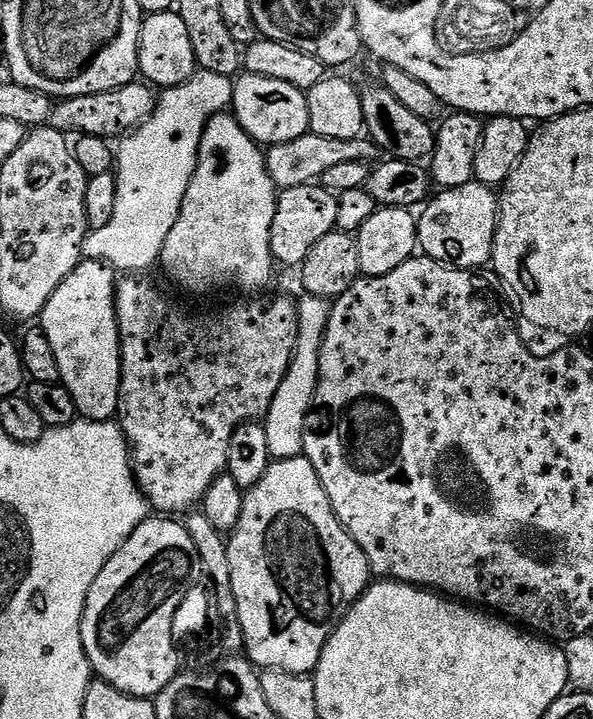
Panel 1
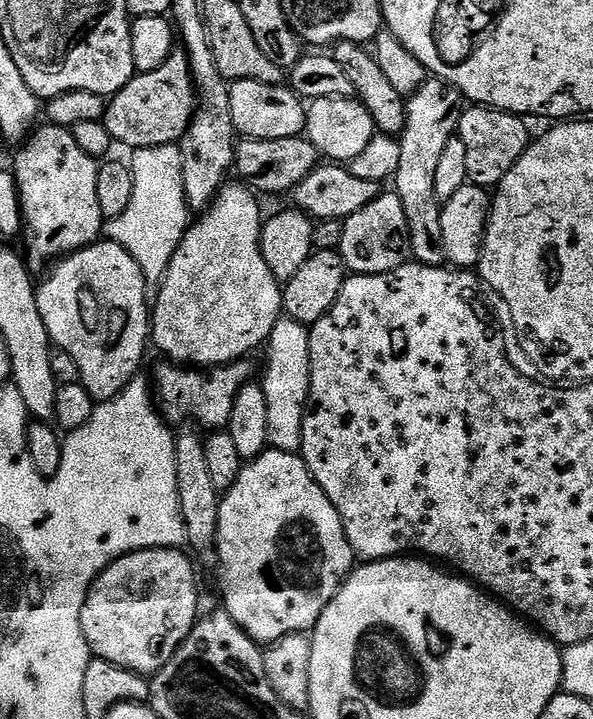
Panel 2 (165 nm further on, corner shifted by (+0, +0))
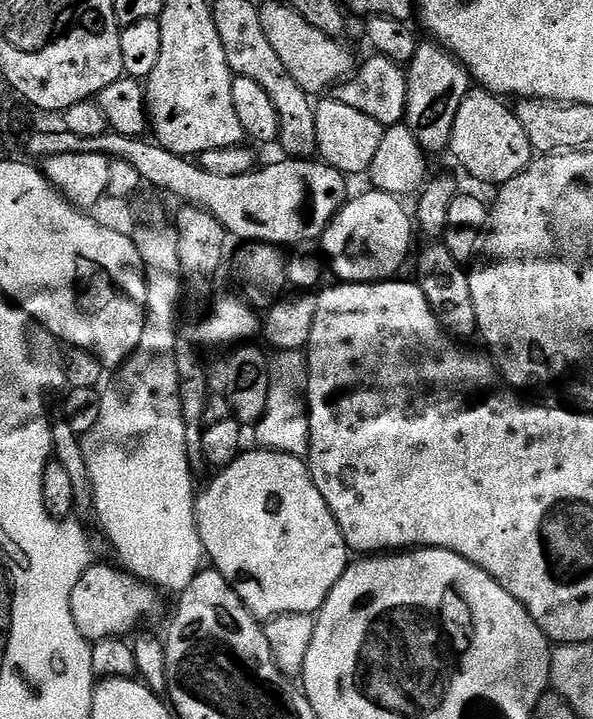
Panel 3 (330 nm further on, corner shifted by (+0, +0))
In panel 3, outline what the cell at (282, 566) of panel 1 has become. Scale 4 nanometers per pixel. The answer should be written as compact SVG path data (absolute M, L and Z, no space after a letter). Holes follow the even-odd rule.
M241 451L235 460L215 473L204 493L195 497L196 529L204 555L210 564L212 560L211 567L235 590L236 597L253 616L271 618L295 612L315 613L348 567L350 549L322 494L318 494L307 463L285 452L255 451Z

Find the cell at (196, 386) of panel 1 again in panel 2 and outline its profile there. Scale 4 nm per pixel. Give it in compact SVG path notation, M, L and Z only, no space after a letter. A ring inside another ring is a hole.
M245 358L236 360L233 364L222 364L218 368L207 370L181 366L175 362L160 362L164 364L158 365L152 376L150 375L155 399L162 408L164 403L163 411L169 417L172 415L176 420L188 420L184 422L195 422L197 425L205 424L208 430L223 429L230 418L230 410L234 410L236 395L253 379L252 362L251 359Z

